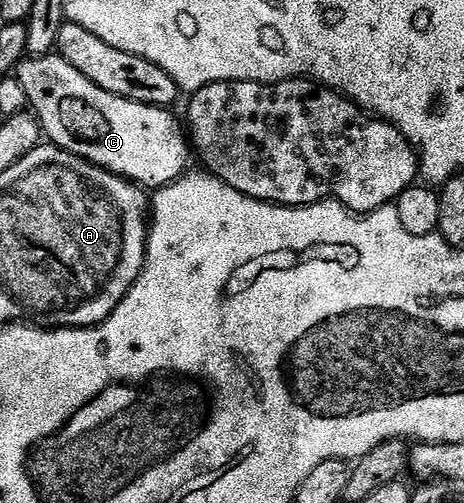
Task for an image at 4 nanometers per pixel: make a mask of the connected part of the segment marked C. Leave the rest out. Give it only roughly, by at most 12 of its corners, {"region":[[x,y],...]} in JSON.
{"region":[[58,54],[17,78],[50,143],[147,190],[184,175],[168,109]]}

